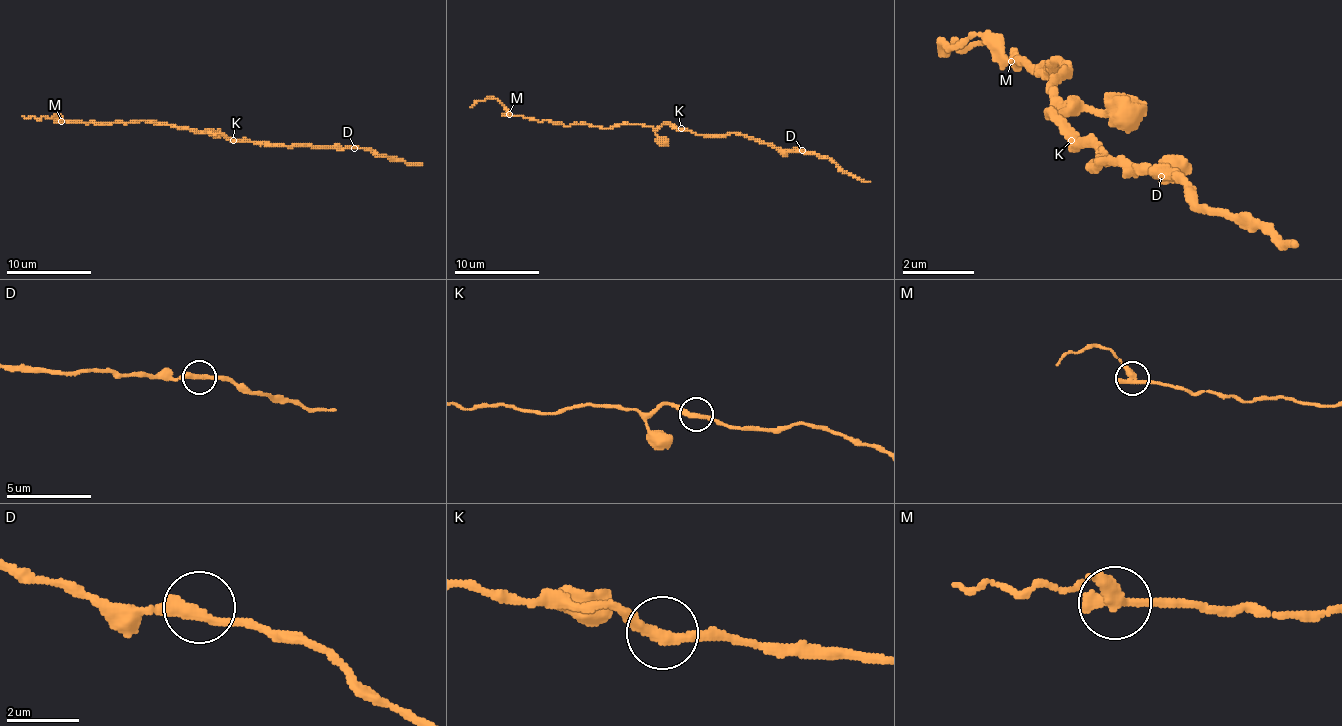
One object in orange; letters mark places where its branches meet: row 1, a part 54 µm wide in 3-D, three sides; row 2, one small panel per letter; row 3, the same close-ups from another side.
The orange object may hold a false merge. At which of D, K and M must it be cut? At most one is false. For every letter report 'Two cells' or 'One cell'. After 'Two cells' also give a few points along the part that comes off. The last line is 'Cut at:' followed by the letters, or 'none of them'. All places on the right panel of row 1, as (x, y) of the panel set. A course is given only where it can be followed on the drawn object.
D: One cell
K: One cell
M: Two cells. Course of the part to remove: (1008, 59), (945, 41), (981, 41)
Cut at: M

